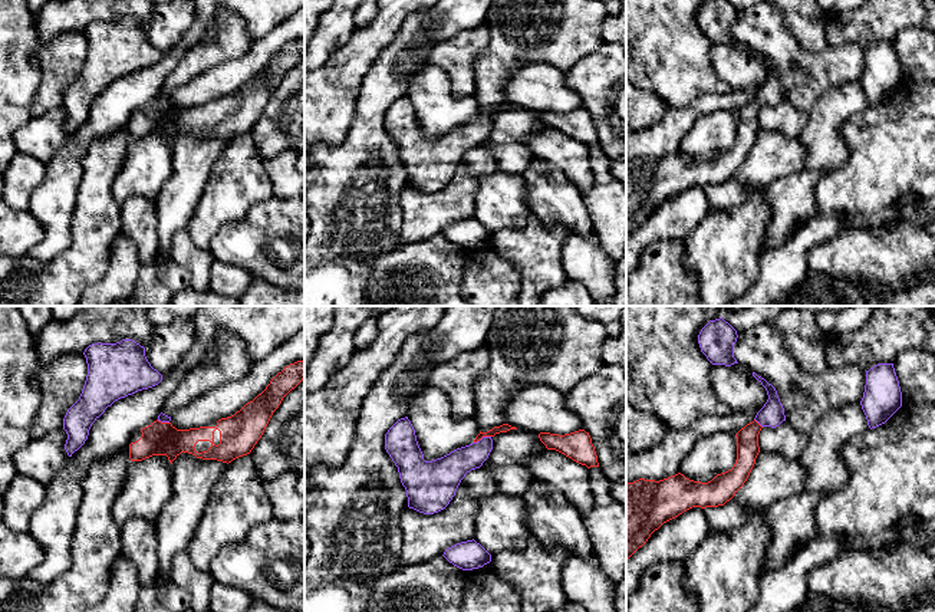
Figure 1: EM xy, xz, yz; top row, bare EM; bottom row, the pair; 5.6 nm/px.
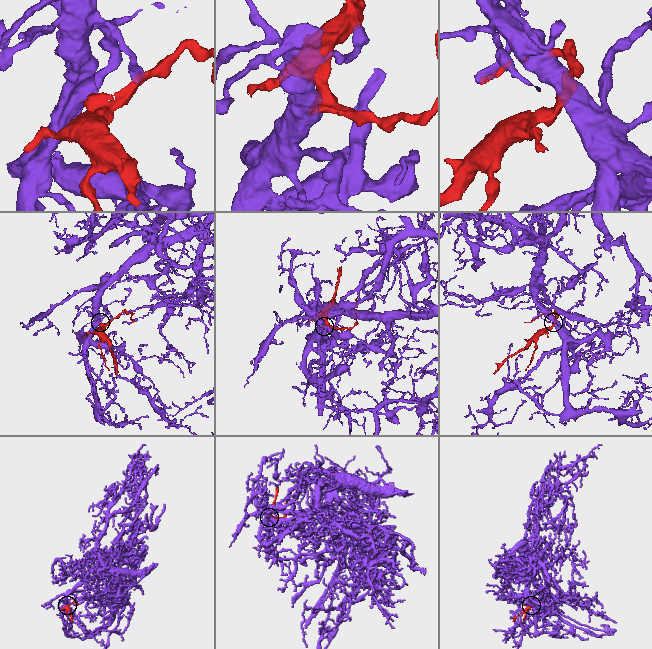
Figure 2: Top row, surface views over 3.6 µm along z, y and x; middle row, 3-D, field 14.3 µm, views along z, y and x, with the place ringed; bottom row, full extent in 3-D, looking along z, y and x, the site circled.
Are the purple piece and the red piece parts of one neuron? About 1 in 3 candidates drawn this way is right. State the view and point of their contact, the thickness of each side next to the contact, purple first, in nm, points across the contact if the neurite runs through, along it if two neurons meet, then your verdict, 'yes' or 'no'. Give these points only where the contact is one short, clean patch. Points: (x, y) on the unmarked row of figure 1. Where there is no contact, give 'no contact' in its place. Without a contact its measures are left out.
contact xz (483, 115); calibres 170 and 50 nm; way xz (451, 147), (464, 138), (483, 115), (503, 107); yes

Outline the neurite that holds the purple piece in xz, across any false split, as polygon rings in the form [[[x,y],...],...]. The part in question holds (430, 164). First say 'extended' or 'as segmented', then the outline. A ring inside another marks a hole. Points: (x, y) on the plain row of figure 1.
extended | [[[408,95],[398,98],[385,112],[385,128],[398,145],[406,168],[408,185],[424,193],[444,188],[467,151],[480,147],[493,128],[493,115],[517,108],[508,102],[475,115],[474,121],[425,139]]]

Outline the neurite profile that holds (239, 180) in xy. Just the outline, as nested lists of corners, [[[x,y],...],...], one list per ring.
[[[250,132],[227,142],[214,162],[200,203],[187,224],[197,247],[210,250],[221,226],[243,220],[257,203],[273,195],[273,182]]]

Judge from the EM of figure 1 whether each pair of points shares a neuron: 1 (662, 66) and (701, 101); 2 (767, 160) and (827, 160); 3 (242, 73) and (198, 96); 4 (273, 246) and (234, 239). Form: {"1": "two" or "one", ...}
{"1": "two", "2": "two", "3": "one", "4": "one"}

